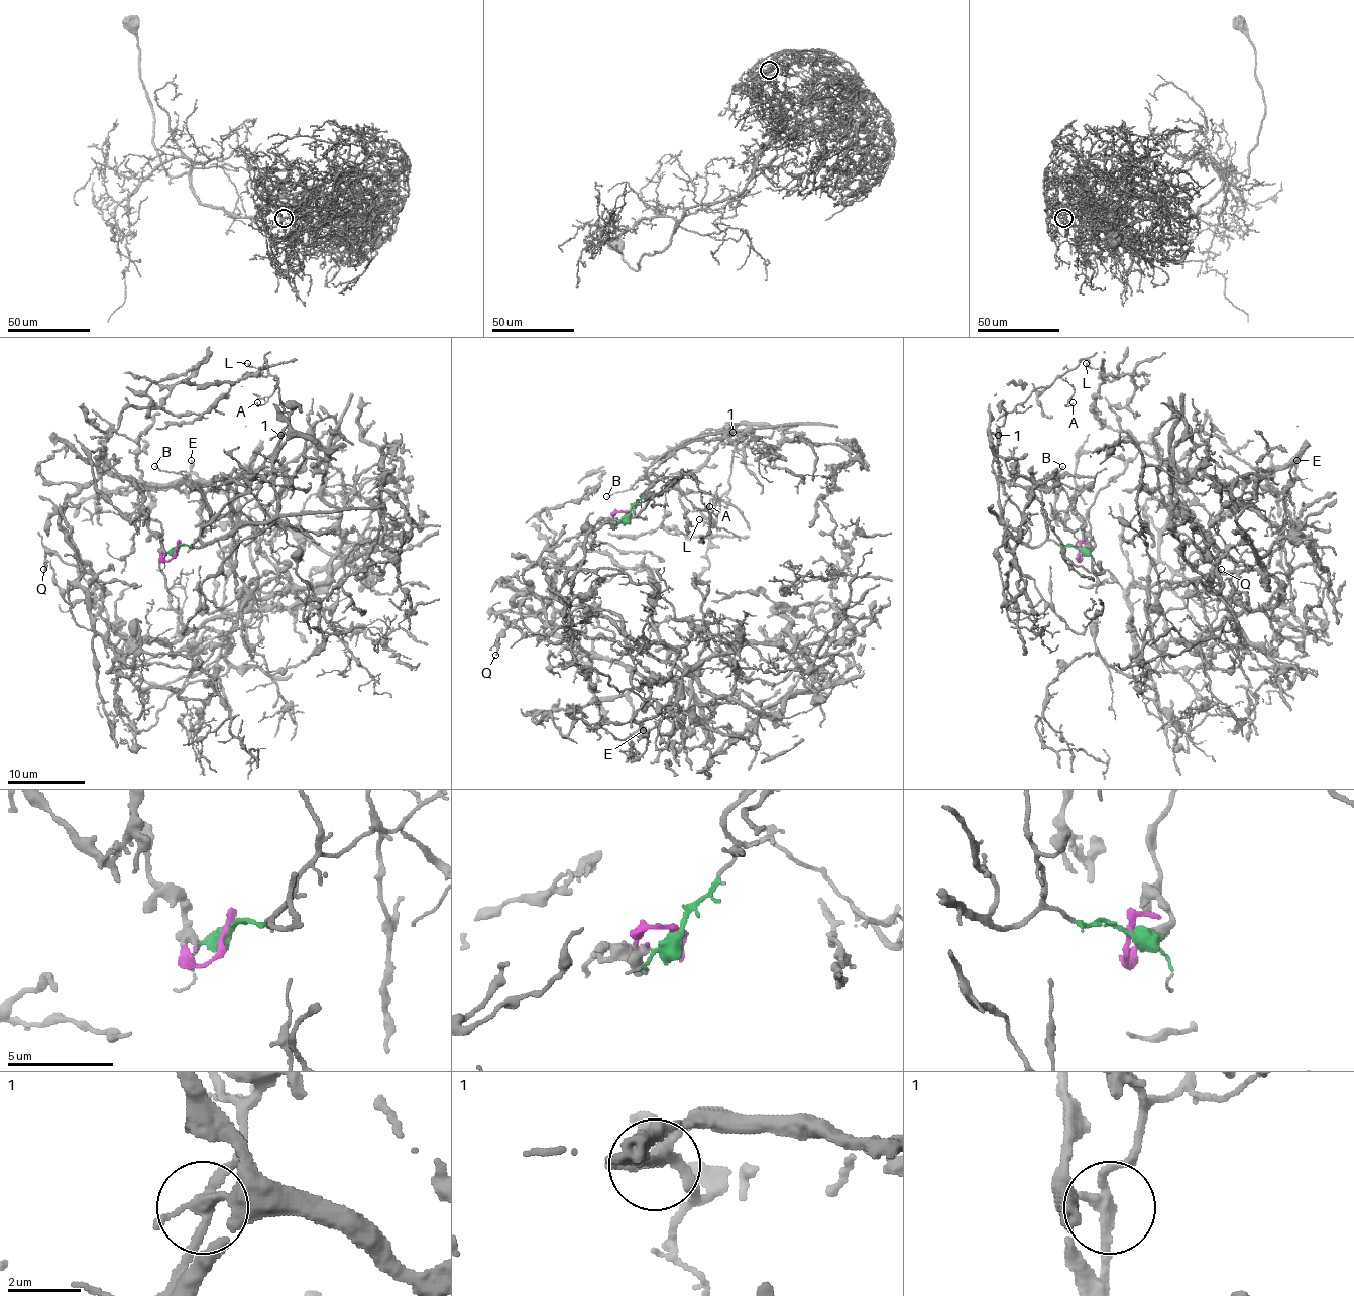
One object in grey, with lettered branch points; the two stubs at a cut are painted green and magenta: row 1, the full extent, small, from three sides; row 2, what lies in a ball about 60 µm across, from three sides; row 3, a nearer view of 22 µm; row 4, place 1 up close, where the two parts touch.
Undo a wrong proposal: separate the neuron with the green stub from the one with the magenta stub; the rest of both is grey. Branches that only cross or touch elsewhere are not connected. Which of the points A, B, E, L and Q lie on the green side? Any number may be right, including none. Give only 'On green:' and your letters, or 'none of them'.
On green: A, B, L

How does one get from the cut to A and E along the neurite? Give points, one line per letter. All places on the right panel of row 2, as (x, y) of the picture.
A: (1080, 549), (1029, 545), (1002, 486), (998, 450), (1004, 417), (1033, 391), (1060, 378), (1072, 403)
E: (1080, 549), (1078, 560), (1093, 543), (1095, 494), (1140, 452), (1219, 484), (1250, 473), (1283, 492), (1296, 459)

